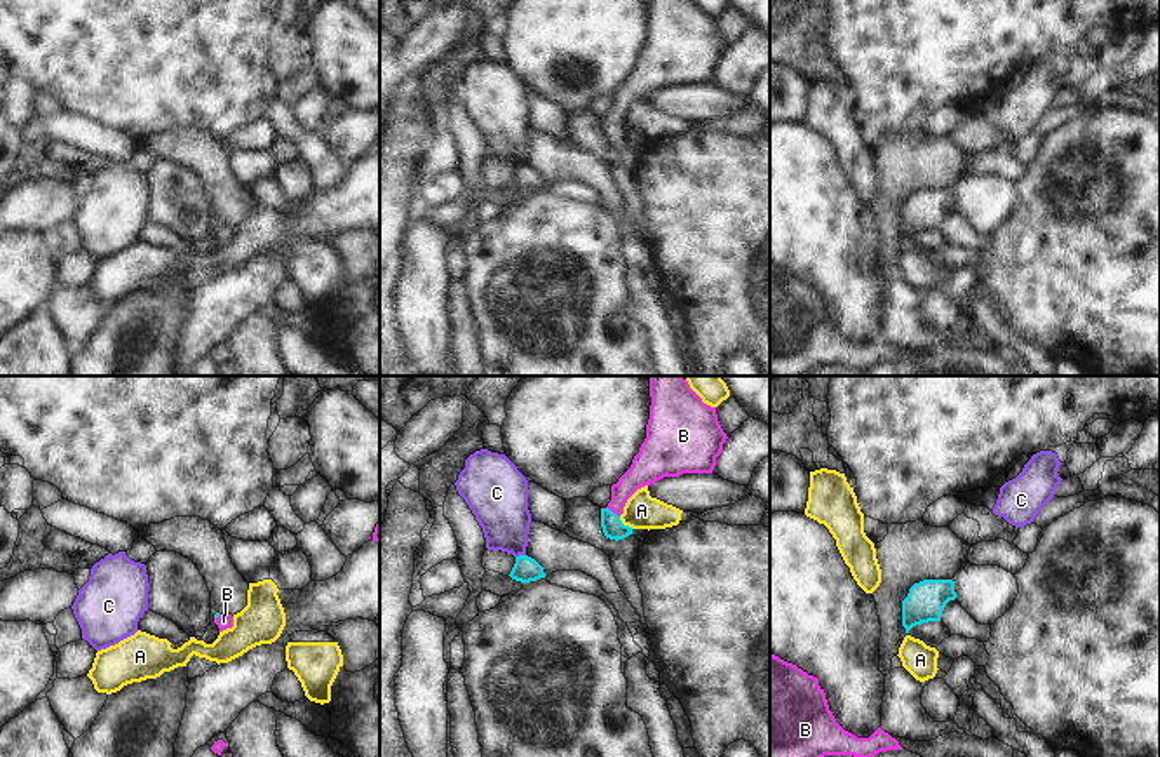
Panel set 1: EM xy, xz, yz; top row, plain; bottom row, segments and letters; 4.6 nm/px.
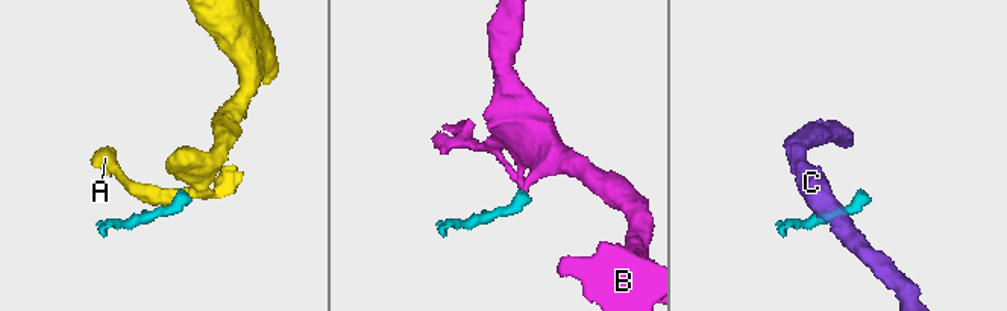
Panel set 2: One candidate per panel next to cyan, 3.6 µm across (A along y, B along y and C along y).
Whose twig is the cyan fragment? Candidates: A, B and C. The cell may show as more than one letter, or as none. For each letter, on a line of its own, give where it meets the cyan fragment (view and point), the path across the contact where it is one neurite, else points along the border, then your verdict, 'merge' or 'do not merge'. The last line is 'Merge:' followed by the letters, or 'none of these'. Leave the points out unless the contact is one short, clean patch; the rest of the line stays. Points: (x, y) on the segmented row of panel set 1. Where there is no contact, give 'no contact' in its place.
A: xz (626, 526) | along xz (619, 517), (633, 528) | do not merge
B: xz (612, 512) | across xz (612, 526), (612, 512), (619, 496), (645, 470) | merge
C: xz (519, 556) | along xz (525, 554), (516, 557) | do not merge
Merge: B

